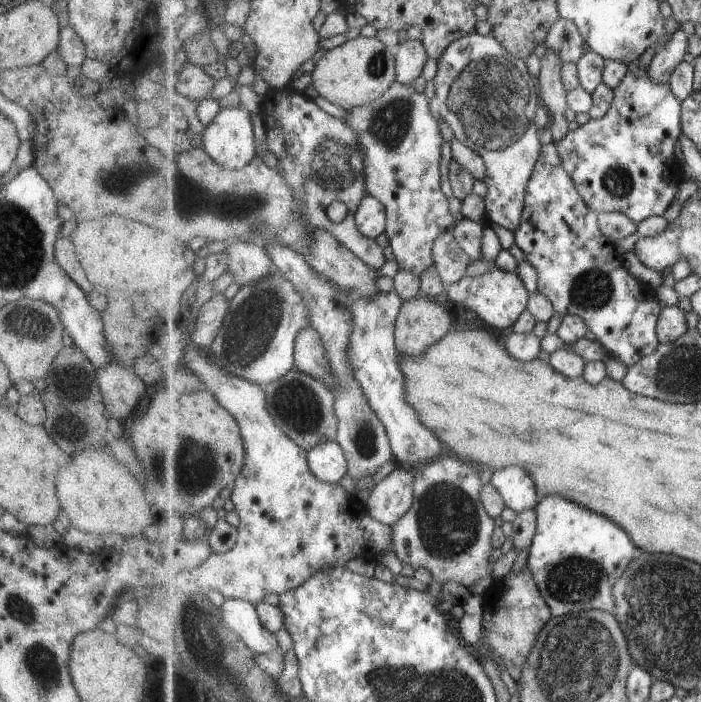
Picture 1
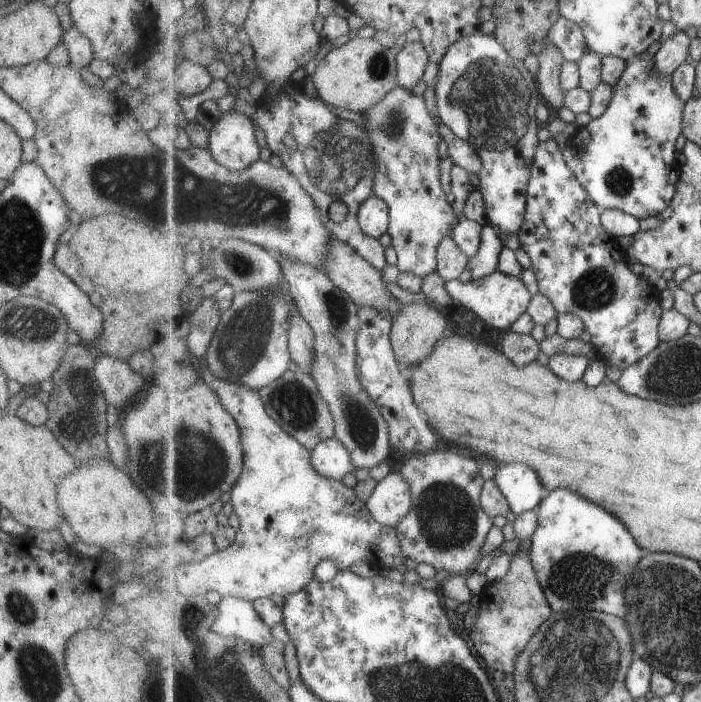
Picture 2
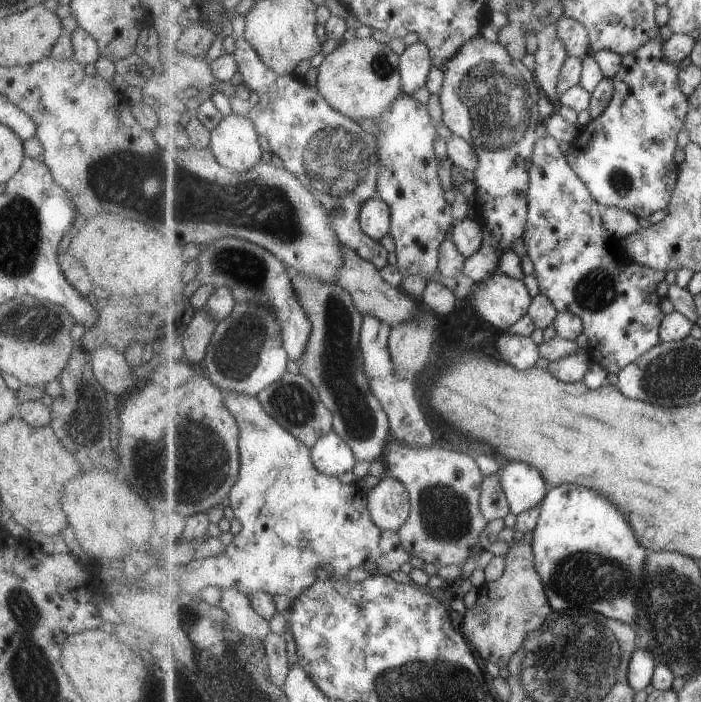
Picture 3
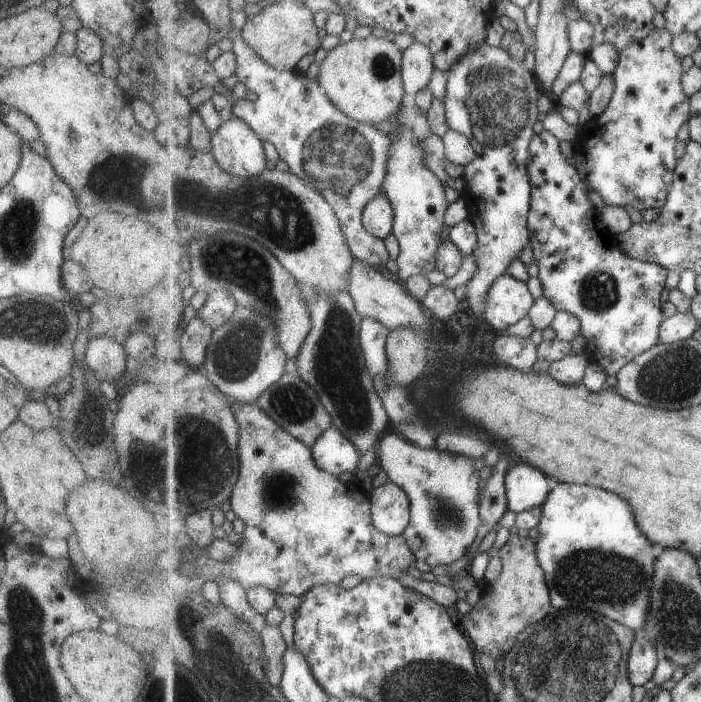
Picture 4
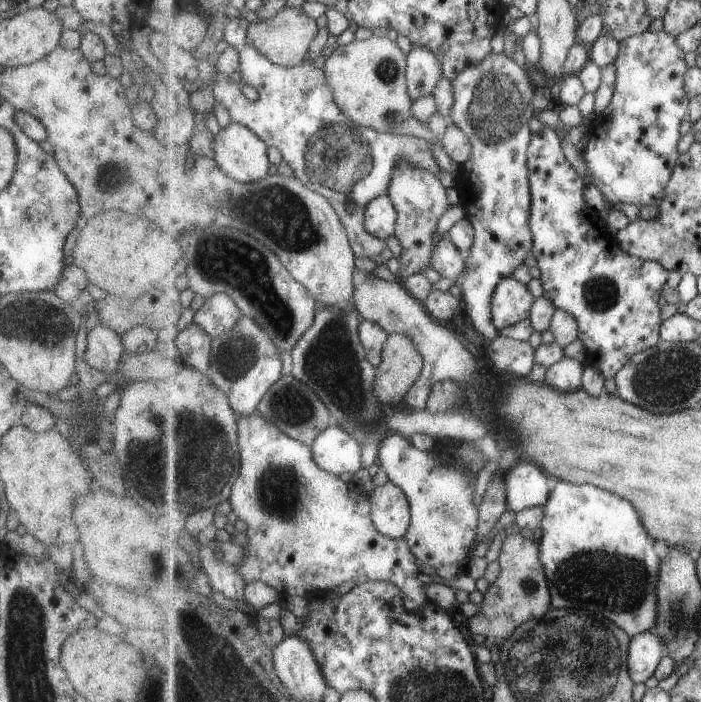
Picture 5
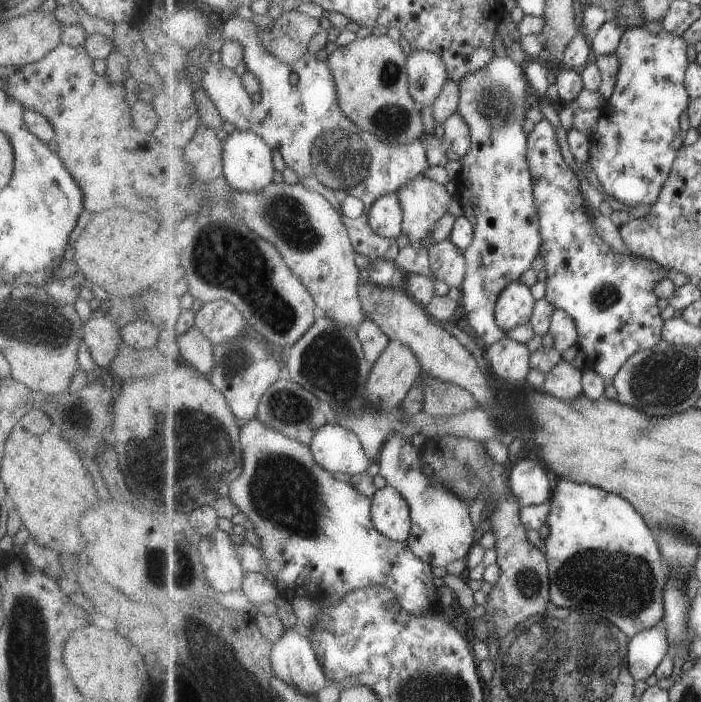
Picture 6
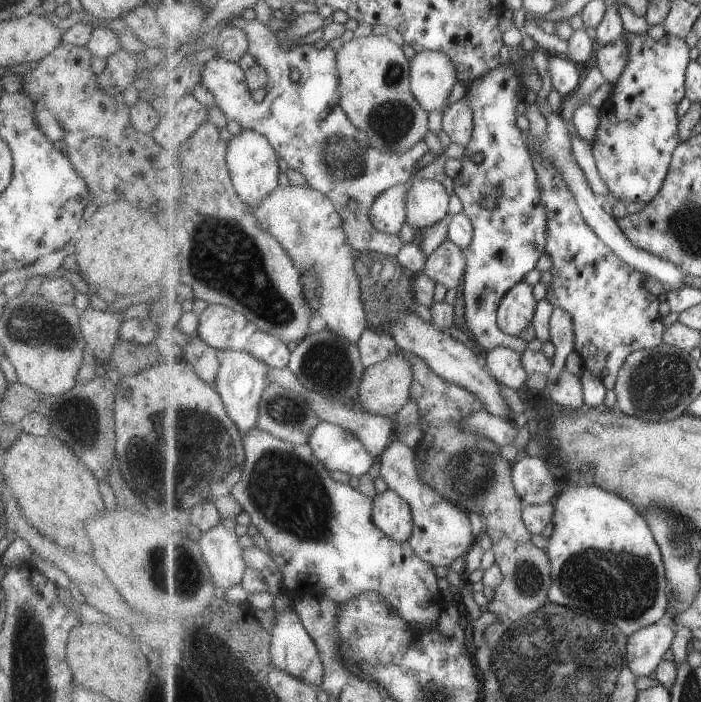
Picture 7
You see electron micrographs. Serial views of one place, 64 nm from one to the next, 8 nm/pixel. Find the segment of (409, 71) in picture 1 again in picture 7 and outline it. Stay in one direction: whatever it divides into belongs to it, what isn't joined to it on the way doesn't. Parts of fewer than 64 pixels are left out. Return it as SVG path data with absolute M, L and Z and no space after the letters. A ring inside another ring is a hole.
M423 51L416 53L411 60L410 85L413 94L418 98L418 101L429 112L437 110L437 108L447 108L445 100L451 92L451 88L455 86L455 82L459 82L455 63L448 55L437 51Z

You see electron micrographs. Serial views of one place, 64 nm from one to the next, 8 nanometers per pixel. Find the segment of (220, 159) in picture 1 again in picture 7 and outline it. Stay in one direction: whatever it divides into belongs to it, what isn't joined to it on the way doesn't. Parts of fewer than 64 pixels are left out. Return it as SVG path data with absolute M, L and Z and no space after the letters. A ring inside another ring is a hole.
M251 128L243 129L241 134L231 138L227 164L236 191L251 208L258 207L258 204L278 187L281 168L279 168L279 156L276 148L266 136L251 130Z

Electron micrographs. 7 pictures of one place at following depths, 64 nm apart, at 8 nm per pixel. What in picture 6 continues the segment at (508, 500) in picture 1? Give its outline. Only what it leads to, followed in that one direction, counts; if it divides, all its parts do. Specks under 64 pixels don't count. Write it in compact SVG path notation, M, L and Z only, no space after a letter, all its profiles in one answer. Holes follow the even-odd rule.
M525 458L509 472L509 485L522 508L552 500L556 481L551 481L543 464Z

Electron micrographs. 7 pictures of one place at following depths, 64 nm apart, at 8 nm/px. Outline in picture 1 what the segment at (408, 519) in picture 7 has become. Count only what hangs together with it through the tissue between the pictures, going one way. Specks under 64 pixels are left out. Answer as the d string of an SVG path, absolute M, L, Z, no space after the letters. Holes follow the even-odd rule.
M410 467L394 469L372 488L366 502L369 514L388 525L401 520L415 502L415 482Z

